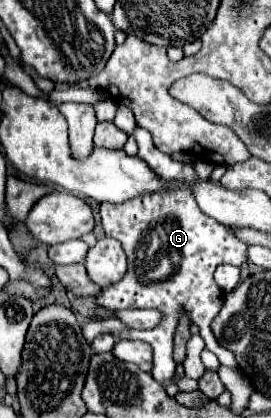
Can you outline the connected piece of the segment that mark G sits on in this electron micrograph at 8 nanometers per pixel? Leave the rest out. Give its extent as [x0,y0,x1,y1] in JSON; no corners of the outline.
[97,128,249,384]

